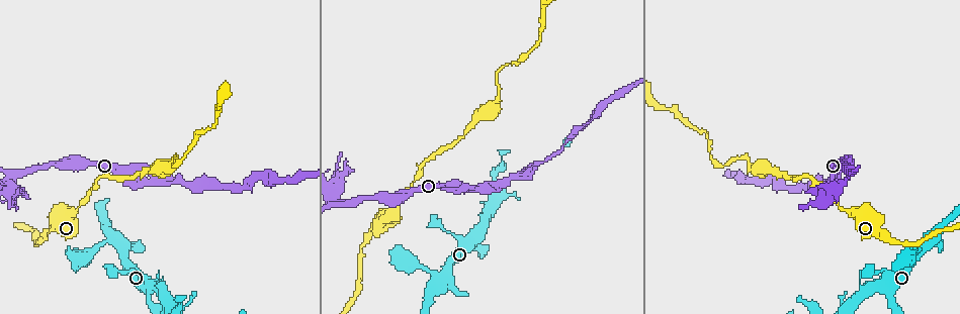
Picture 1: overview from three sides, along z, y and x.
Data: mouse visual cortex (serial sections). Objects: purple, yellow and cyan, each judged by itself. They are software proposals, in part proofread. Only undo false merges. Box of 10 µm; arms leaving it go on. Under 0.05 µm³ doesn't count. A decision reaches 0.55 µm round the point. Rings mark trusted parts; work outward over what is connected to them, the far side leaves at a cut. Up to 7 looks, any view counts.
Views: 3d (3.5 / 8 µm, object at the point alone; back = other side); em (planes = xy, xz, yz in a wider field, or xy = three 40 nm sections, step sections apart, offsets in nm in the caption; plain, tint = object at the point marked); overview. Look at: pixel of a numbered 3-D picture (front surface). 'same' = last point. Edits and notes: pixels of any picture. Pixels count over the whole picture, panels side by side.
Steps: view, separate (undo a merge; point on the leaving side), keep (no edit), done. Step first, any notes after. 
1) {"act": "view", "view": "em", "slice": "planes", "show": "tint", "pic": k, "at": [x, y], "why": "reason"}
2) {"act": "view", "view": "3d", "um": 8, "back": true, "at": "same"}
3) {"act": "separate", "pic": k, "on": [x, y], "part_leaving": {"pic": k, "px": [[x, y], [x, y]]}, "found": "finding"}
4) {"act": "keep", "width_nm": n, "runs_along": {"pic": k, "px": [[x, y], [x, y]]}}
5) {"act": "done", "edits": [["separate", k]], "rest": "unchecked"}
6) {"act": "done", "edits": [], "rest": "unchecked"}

{"act": "view", "view": "3d", "um": 3.5, "pic": 1, "at": [928, 243], "why": "two arms in line, one across"}

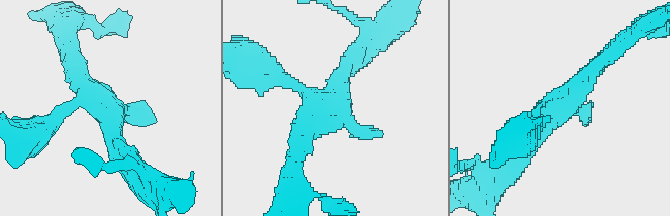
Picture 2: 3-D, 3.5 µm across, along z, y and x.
{"act": "view", "view": "em", "slice": "xy", "step": 1, "show": "tint", "pic": 2, "at": [100, 107]}

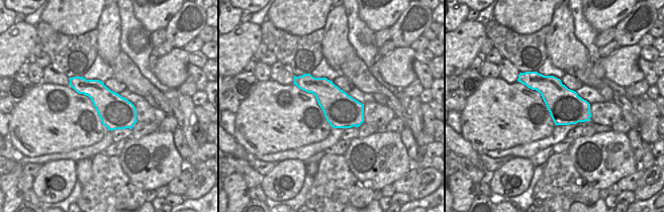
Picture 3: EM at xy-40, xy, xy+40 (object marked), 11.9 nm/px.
{"act": "keep", "found": "continuous, no second cell"}

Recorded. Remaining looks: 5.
{"act": "view", "view": "3d", "um": 3.5, "pic": 1, "at": [147, 184], "why": "a narrow waist"}

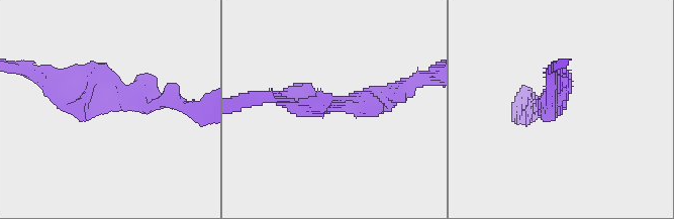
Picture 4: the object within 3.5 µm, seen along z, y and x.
{"act": "view", "view": "em", "slice": "xy", "step": 3, "show": "tint", "pic": 4, "at": [564, 103]}

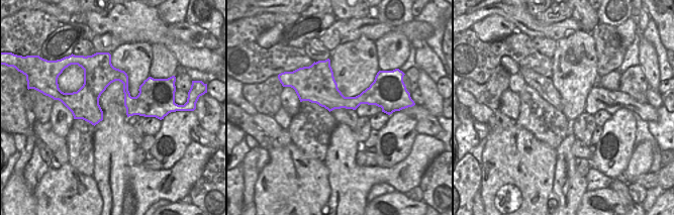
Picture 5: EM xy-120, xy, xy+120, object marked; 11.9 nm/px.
{"act": "keep", "runs_along": {"pic": 4, "px": [[52, 82], [101, 104], [172, 101]]}, "found": "continuous, no second cell"}

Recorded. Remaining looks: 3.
{"act": "view", "view": "3d", "um": 8, "pic": 1, "at": [710, 153], "why": "sharp bend"}

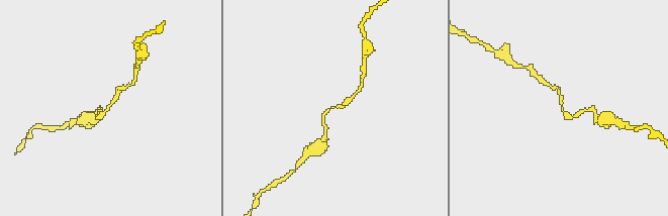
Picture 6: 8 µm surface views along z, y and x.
{"act": "view", "view": "em", "slice": "xy", "step": 3, "show": "tint", "at": "same", "arm_widths_nm": [150, 150]}

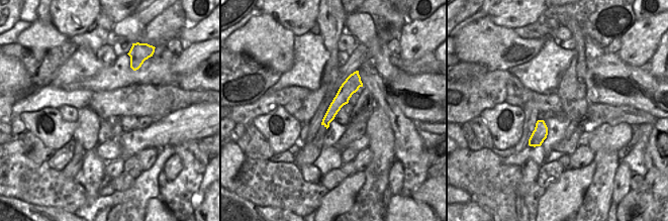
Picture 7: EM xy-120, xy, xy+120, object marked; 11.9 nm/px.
{"act": "keep", "runs_along": {"pic": 6, "px": [[325, 125], [323, 115], [351, 98]]}, "found": "all the same cell"}

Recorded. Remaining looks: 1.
{"act": "done", "edits": [], "rest": "unchecked"}

